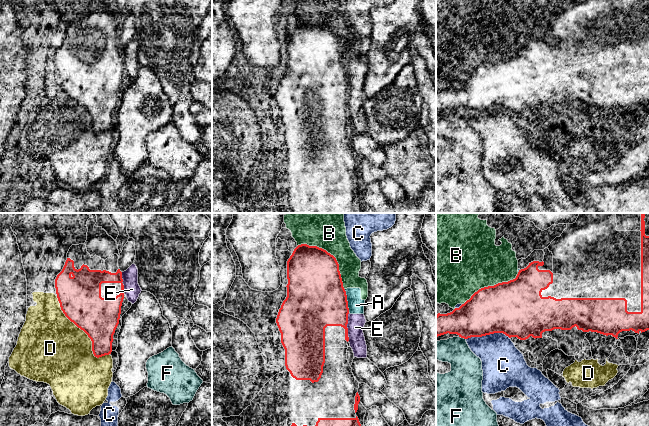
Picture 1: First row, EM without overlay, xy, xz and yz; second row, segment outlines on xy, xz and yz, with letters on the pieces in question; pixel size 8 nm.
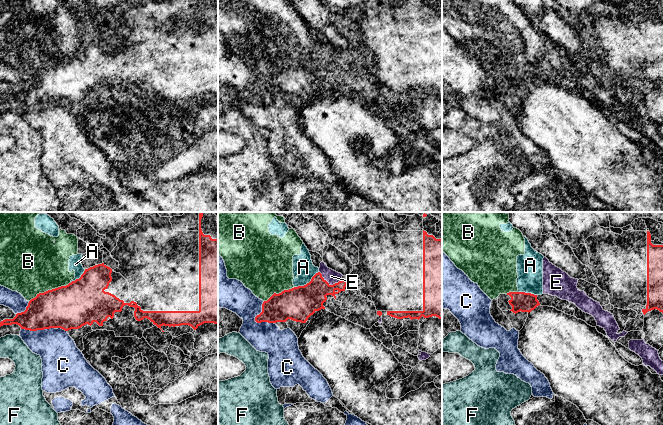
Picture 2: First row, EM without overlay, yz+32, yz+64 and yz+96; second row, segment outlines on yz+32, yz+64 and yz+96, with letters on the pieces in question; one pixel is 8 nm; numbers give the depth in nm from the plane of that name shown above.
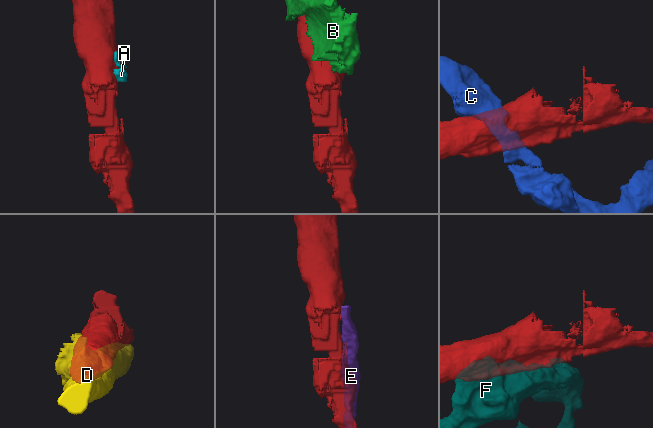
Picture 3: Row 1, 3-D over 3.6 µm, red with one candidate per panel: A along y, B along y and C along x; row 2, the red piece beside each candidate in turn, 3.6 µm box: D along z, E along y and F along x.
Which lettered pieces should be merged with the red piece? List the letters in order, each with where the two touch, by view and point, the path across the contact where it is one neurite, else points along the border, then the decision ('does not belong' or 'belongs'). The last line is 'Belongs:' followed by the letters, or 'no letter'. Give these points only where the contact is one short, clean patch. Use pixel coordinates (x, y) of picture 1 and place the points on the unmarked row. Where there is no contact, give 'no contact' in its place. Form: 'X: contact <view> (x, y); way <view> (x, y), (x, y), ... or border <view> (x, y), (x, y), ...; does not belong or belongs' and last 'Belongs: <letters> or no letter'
A: contact xz (347, 77); border xz (344, 65), (347, 71), (349, 88); does not belong
B: contact xz (332, 31); does not belong
C: contact yz (487, 110); does not belong
D: contact xy (84, 107); does not belong
E: contact xz (346, 103); border xz (349, 89), (347, 97), (348, 116); does not belong
F: contact yz (462, 113); does not belong
Belongs: no letter

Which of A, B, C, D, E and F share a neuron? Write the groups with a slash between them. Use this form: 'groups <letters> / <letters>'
groups A B E / C / D / F

